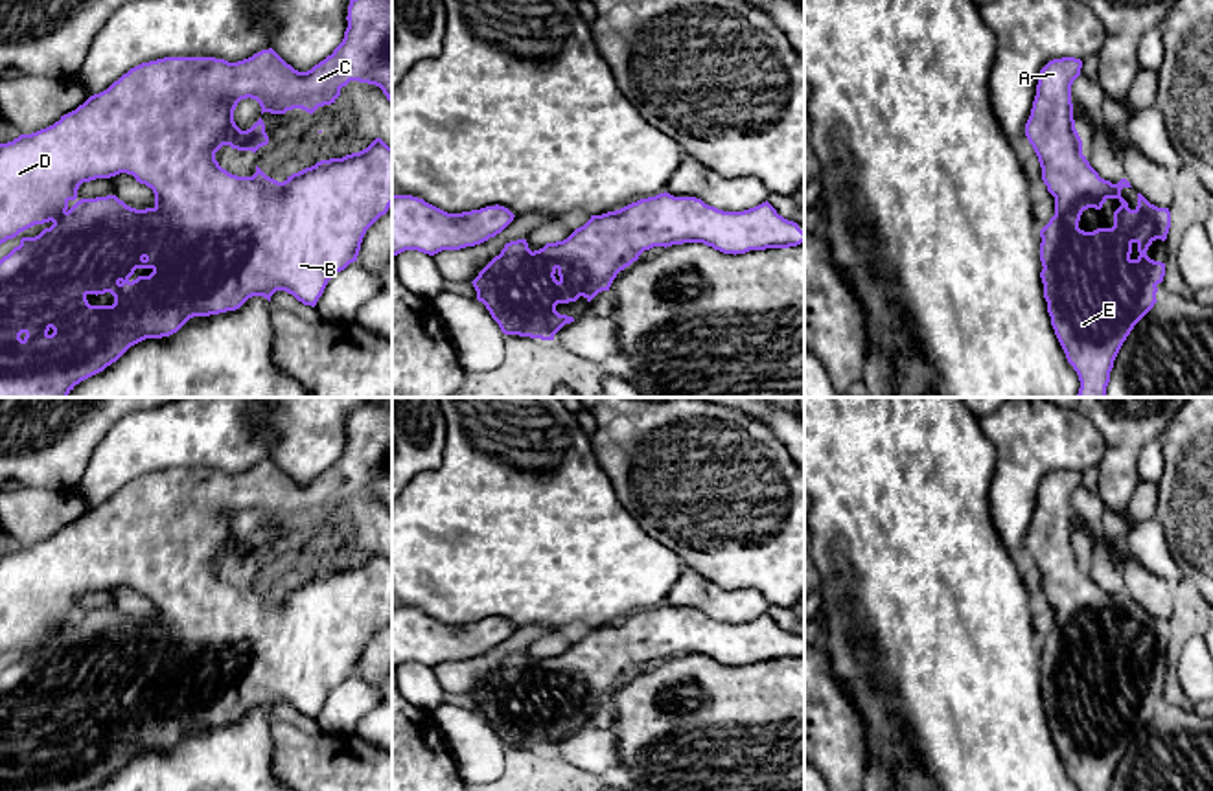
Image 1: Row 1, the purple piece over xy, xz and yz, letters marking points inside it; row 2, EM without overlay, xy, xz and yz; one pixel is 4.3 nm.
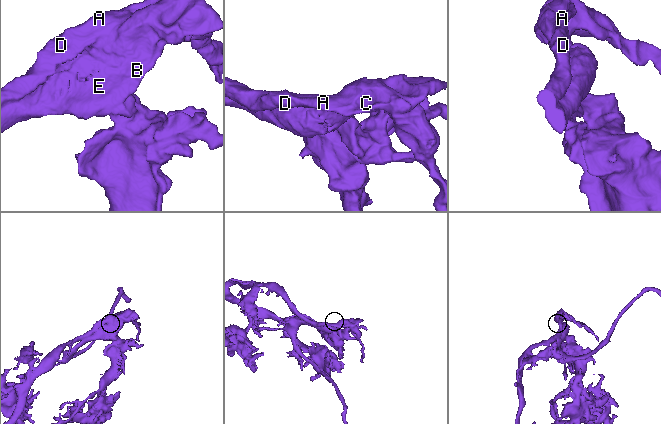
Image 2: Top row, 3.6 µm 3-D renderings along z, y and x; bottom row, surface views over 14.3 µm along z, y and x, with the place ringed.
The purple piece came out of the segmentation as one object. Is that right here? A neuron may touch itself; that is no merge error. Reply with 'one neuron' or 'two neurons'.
one neuron

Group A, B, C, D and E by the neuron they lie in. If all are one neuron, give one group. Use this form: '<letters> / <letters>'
A B C D E

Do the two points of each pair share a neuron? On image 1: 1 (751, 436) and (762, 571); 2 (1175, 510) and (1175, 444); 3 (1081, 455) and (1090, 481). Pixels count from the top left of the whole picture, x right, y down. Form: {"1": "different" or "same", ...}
{"1": "same", "2": "same", "3": "different"}

